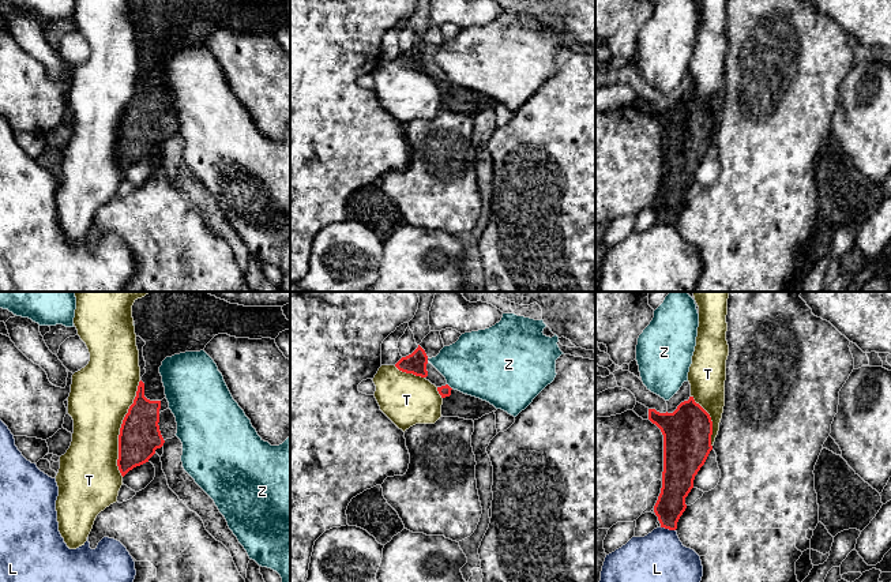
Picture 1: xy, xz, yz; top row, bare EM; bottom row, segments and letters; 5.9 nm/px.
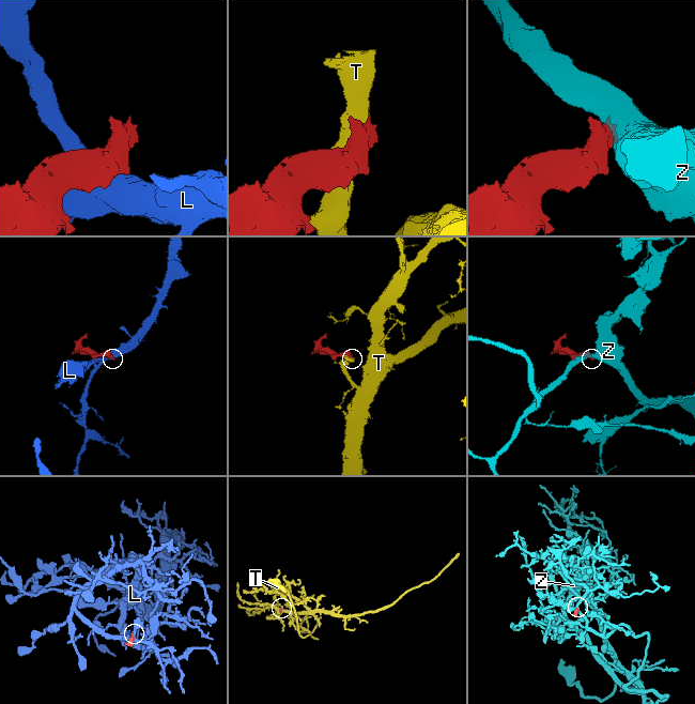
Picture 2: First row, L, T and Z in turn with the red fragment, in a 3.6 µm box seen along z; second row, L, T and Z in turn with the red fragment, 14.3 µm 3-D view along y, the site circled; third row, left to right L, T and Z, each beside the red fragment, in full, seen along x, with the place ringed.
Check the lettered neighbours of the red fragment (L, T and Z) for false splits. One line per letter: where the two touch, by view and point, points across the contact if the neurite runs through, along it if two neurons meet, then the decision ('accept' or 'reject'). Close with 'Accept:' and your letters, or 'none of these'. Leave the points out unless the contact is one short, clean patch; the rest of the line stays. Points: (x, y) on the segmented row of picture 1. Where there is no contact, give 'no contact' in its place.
L: contact yz (668, 528); reject
T: contact xy (120, 428); reject
Z: contact xz (448, 386); border xz (447, 383), (451, 389); reject
Accept: none of these

